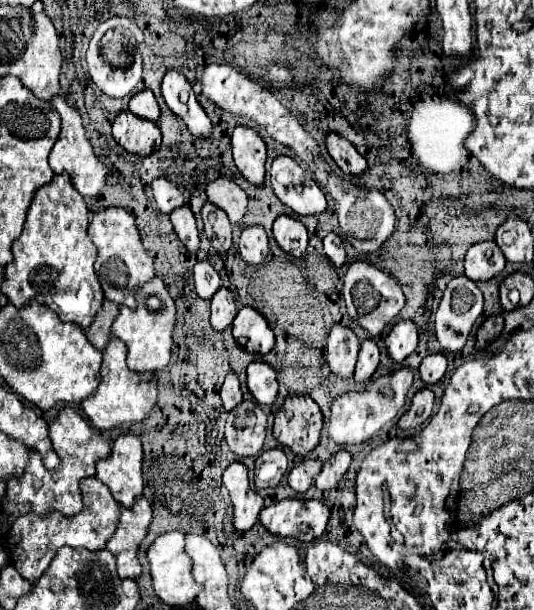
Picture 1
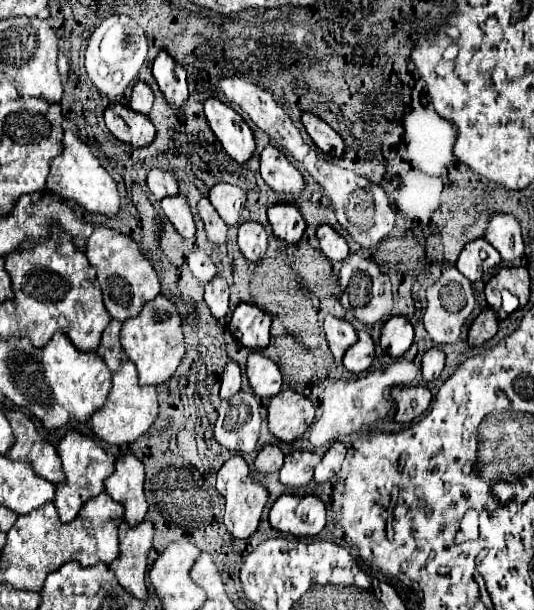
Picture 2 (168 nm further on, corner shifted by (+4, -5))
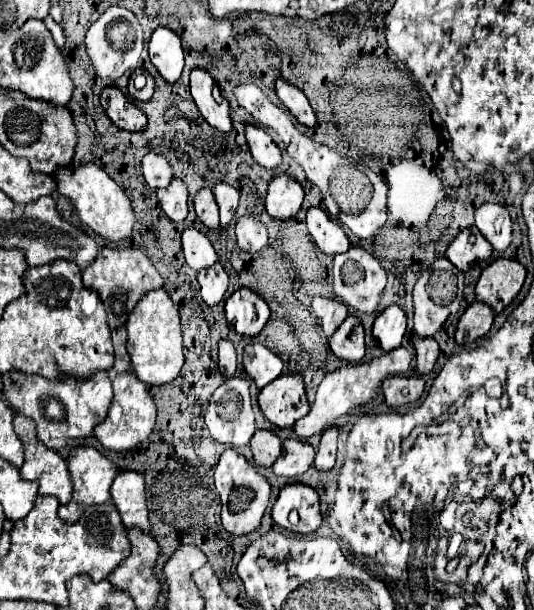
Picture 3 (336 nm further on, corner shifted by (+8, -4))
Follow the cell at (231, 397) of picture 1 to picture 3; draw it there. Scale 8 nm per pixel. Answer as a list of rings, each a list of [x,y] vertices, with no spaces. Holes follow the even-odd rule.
[[[228,341],[218,343],[218,367],[224,377],[232,377],[236,373],[236,349],[232,349],[232,343]]]

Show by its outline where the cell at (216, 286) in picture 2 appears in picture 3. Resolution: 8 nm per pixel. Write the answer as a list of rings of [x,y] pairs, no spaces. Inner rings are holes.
[[[220,263],[212,265],[210,269],[200,269],[198,271],[198,283],[200,283],[200,293],[206,305],[218,305],[228,289],[228,273]]]

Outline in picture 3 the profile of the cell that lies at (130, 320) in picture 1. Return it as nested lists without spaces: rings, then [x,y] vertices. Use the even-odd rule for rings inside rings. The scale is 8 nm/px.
[[[164,289],[148,291],[136,309],[130,313],[128,323],[128,353],[132,357],[134,373],[146,385],[166,385],[174,381],[184,365],[184,345],[180,331],[180,315]]]

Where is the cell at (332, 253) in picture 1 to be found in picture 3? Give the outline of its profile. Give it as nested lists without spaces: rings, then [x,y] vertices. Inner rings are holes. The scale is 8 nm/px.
[[[320,207],[308,209],[306,223],[308,223],[308,231],[310,231],[314,243],[318,245],[318,249],[324,255],[338,255],[350,247],[350,241],[348,241],[346,233],[342,231],[342,227],[338,223],[330,221],[330,217]]]

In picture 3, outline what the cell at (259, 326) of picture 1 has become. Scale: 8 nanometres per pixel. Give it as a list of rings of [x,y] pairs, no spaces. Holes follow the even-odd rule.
[[[248,287],[236,289],[226,299],[226,321],[228,325],[248,337],[256,337],[270,317],[270,309],[266,301]]]

